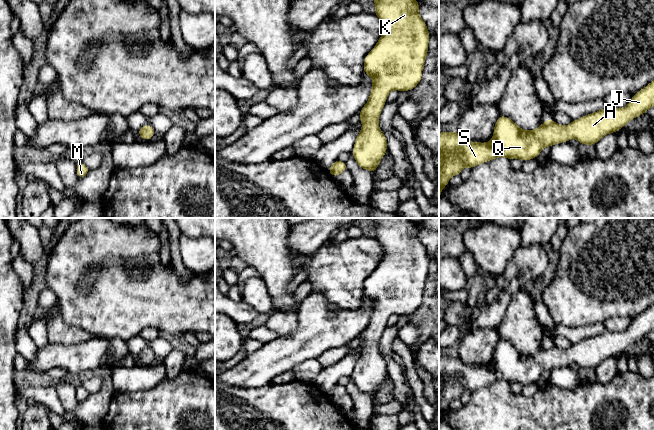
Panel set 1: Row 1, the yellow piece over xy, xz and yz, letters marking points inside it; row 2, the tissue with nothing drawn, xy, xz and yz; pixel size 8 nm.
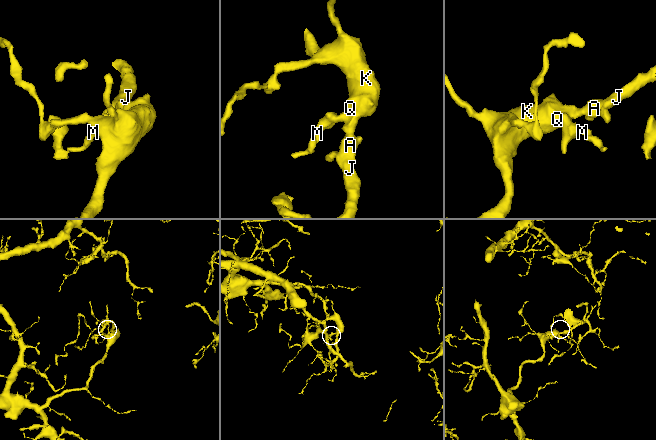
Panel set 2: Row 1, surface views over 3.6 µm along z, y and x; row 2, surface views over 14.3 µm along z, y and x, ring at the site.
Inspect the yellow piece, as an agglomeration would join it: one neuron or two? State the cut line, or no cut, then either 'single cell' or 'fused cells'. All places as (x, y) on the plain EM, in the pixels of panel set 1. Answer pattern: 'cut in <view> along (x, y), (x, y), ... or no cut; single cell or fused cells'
no cut; single cell

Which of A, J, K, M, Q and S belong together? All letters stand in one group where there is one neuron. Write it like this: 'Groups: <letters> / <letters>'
Groups: A J K M Q S

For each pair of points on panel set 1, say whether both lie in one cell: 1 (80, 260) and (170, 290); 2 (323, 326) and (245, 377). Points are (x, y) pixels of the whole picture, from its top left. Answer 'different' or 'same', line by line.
1: same
2: same

